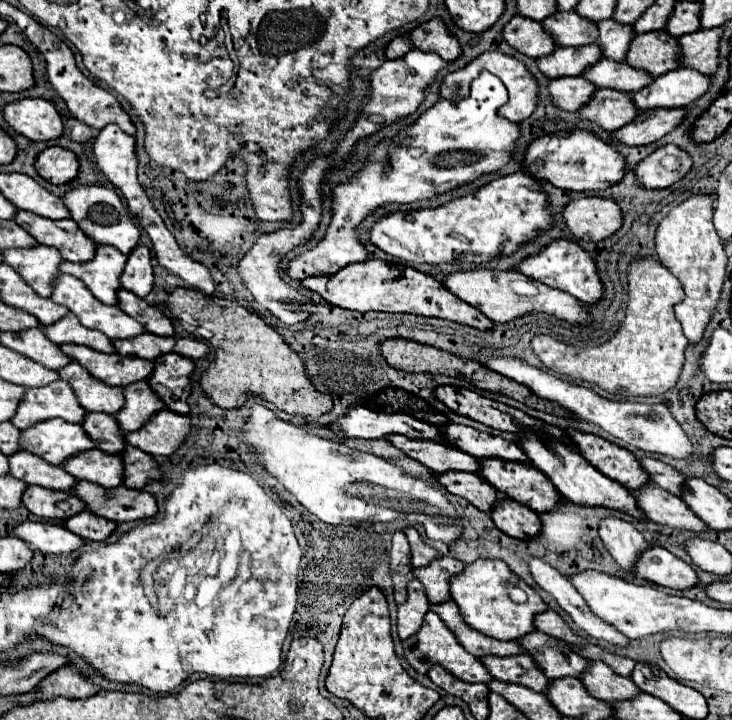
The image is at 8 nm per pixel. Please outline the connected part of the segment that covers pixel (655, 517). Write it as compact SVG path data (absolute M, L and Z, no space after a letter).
M646 482L638 490L630 490L630 494L634 496L638 510L642 510L642 514L652 522L692 532L706 530L706 524L700 518L696 518L692 510L686 508L680 496L674 496L654 486L652 482Z

